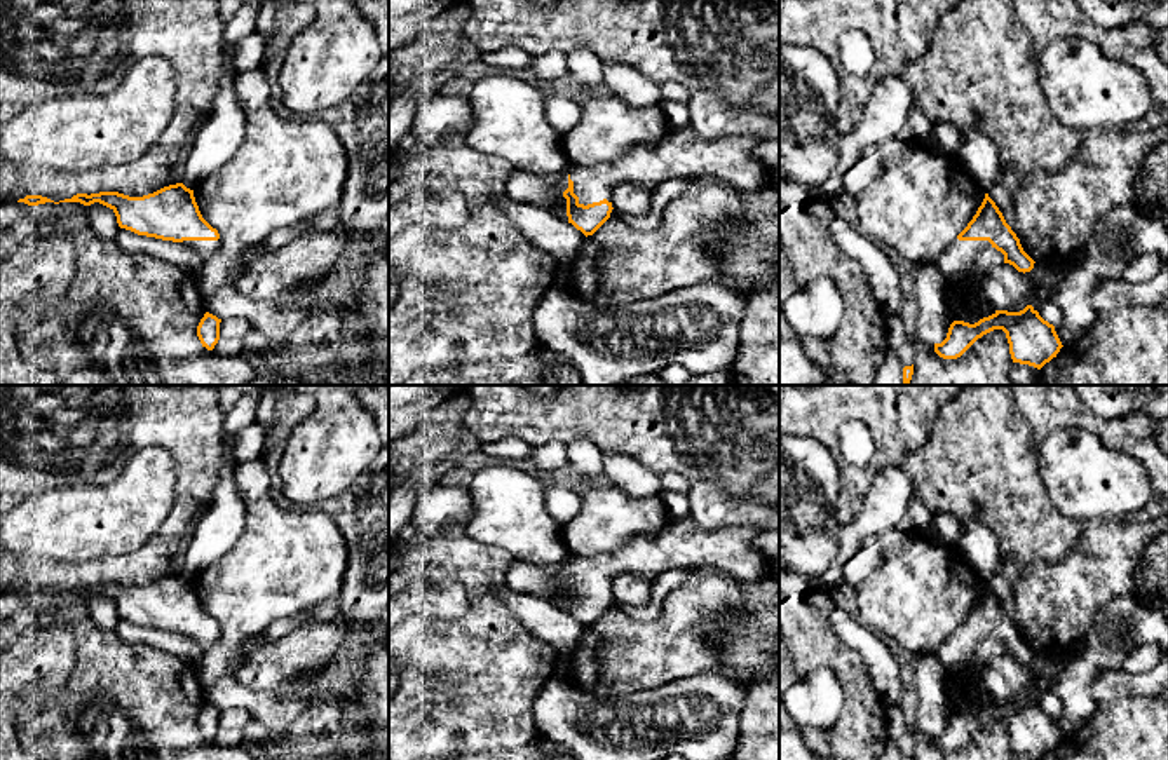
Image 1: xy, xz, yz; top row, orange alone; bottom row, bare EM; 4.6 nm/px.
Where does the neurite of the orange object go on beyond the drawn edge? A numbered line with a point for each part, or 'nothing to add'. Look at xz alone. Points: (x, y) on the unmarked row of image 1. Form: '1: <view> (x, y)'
1: xz (684, 544)

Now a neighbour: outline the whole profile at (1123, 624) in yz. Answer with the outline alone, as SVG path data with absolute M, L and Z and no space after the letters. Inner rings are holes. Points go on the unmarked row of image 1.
M1135 594L1107 601L1093 617L1081 657L1053 680L1051 692L1062 701L1055 722L1062 736L1083 729L1098 711L1093 682L1107 671L1117 671L1124 657L1142 645L1156 643L1168 650L1168 621L1144 605Z

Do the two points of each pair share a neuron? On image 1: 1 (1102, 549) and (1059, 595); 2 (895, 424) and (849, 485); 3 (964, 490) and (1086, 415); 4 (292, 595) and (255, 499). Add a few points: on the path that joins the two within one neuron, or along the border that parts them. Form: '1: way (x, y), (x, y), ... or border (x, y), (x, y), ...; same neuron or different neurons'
1: way (1097, 562), (1071, 584); same neuron
2: way (893, 441), (884, 457), (867, 474); same neuron
3: way (994, 461), (1039, 415), (1057, 415); same neuron
4: way (285, 570), (285, 558), (265, 523); same neuron

